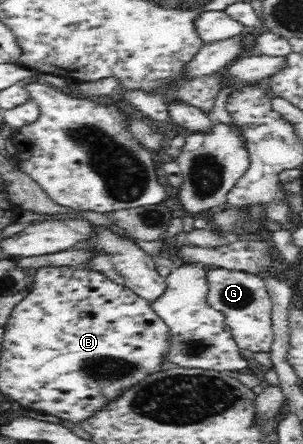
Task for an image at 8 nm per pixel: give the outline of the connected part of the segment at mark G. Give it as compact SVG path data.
M213 267L209 272L207 303L225 316L225 325L240 350L270 352L274 338L272 301L262 277L239 270Z

